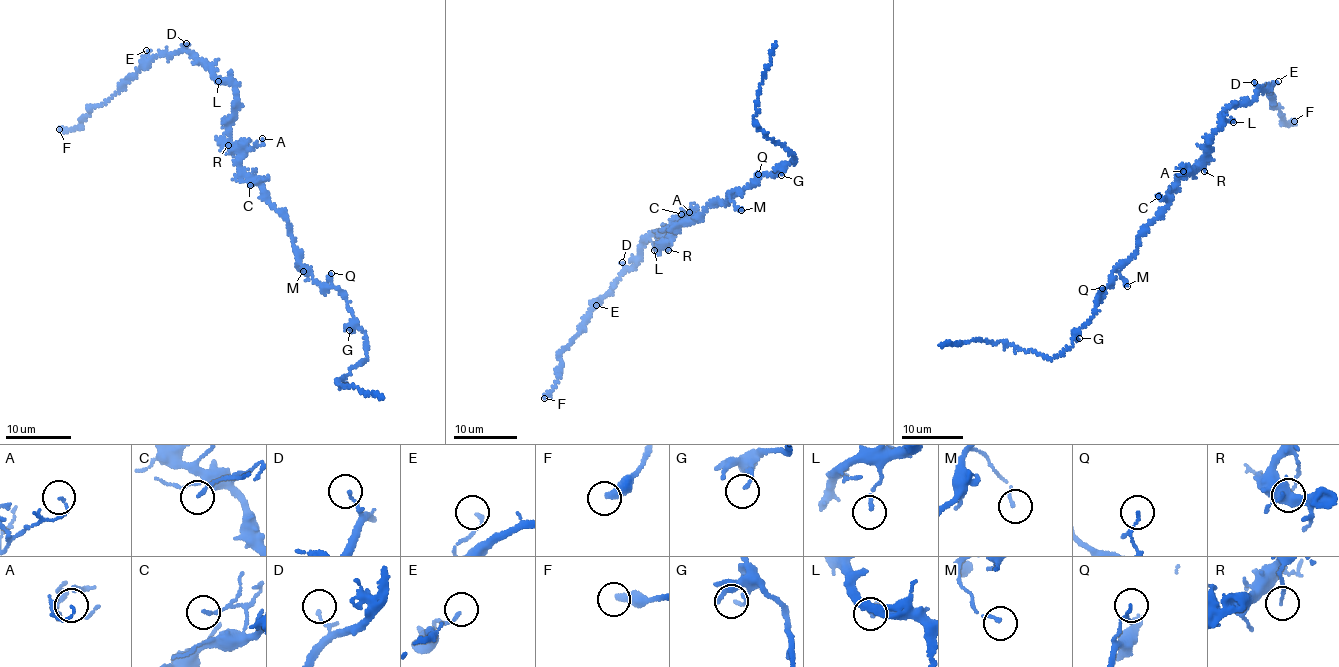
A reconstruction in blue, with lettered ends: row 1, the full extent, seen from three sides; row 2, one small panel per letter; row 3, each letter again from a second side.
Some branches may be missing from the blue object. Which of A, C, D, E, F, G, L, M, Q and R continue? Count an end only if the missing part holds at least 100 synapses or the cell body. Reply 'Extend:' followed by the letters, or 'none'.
Extend: none

